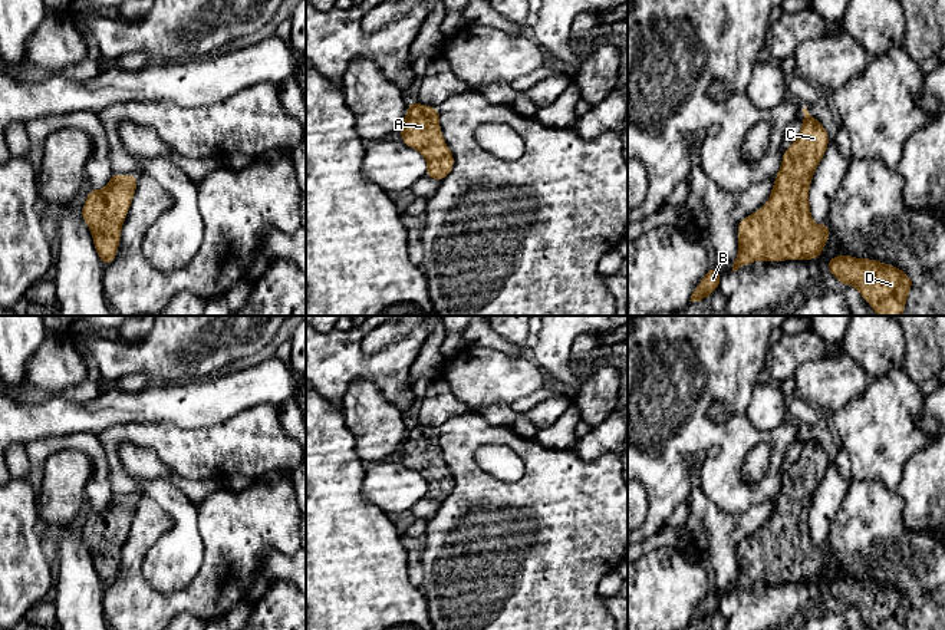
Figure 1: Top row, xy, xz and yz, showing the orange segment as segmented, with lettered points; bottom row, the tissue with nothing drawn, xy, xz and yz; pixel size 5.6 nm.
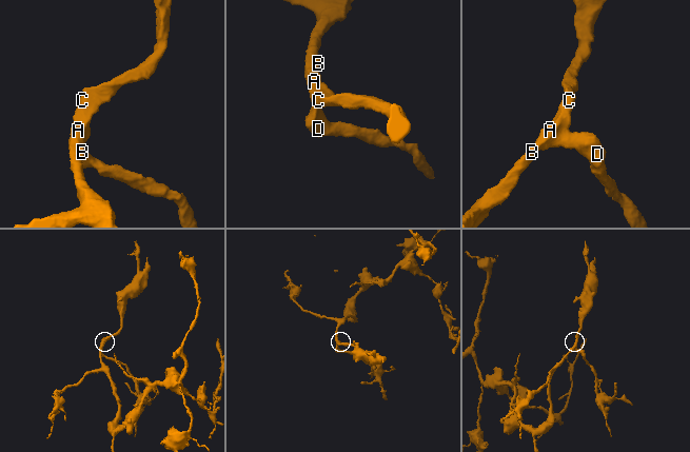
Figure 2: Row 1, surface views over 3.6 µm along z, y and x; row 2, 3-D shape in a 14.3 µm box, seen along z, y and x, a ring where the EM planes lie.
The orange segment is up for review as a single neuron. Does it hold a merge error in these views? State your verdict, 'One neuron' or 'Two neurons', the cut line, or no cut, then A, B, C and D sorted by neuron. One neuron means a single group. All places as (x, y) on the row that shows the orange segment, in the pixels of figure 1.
One neuron. No split. Groups: A B C D

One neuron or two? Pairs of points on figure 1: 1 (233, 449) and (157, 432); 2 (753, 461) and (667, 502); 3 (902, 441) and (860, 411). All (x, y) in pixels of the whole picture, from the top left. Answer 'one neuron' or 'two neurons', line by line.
1: one neuron
2: two neurons
3: one neuron

